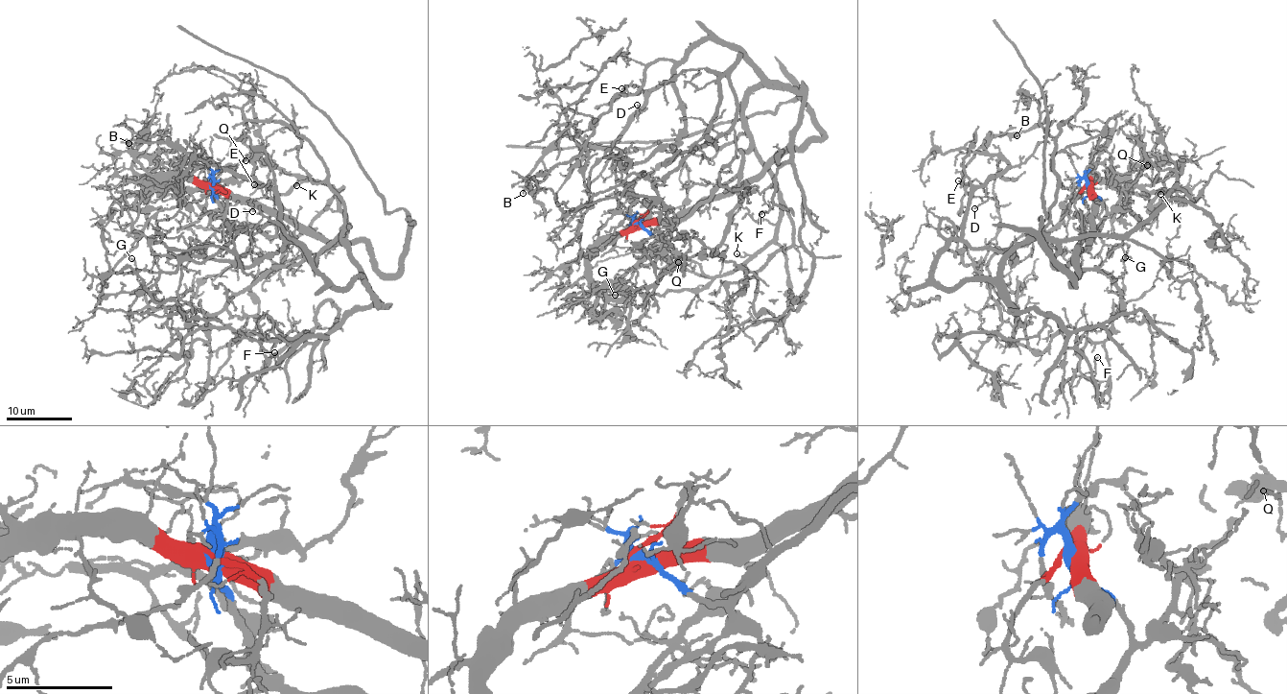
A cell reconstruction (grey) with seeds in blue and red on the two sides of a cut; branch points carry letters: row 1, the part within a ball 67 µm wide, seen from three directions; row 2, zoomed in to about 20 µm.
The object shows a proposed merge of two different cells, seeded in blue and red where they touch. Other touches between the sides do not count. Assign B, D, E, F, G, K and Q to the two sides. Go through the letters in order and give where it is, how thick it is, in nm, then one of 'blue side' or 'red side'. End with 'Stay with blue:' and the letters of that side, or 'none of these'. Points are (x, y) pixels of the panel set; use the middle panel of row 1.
B: place (523, 193); calibre 110 nm; blue side
D: place (637, 105); calibre 100 nm; blue side
E: place (621, 88); calibre 140 nm; blue side
F: place (761, 214); calibre 110 nm; blue side
G: place (615, 295); calibre 130 nm; blue side
K: place (737, 253); calibre 90 nm; blue side
Q: place (678, 262); calibre 110 nm; blue side
Stay with blue: B, D, E, F, G, K, Q

